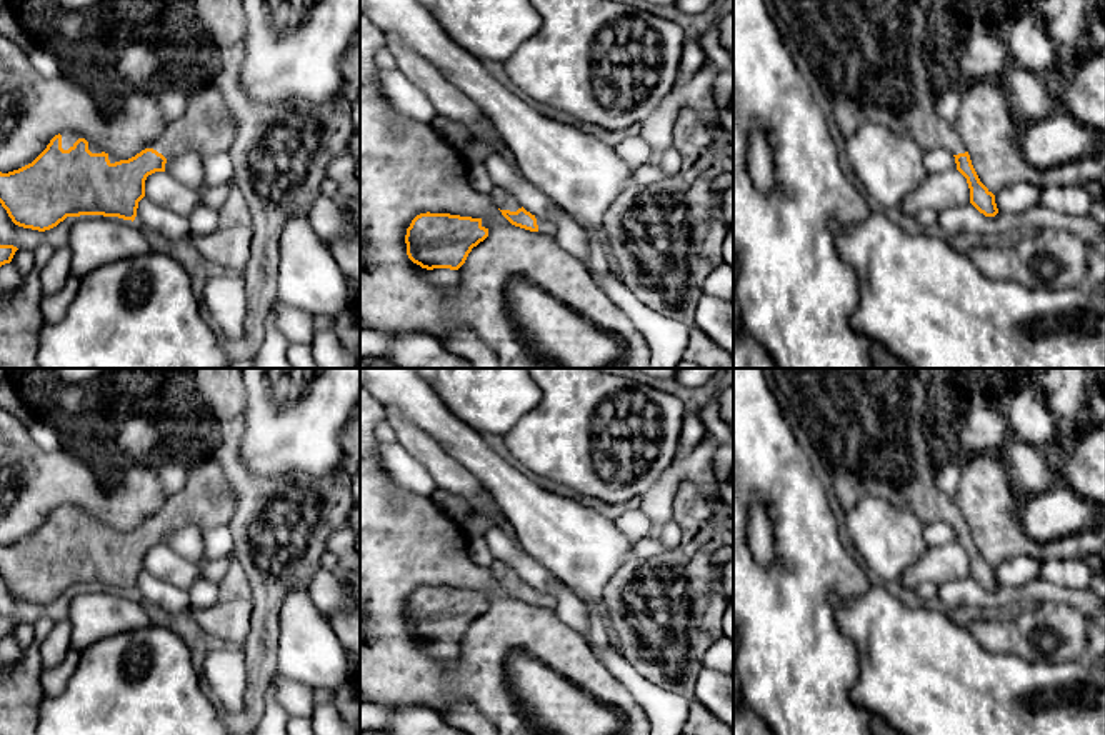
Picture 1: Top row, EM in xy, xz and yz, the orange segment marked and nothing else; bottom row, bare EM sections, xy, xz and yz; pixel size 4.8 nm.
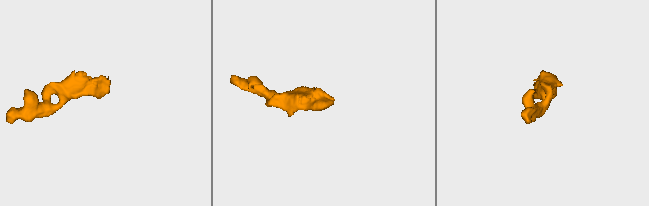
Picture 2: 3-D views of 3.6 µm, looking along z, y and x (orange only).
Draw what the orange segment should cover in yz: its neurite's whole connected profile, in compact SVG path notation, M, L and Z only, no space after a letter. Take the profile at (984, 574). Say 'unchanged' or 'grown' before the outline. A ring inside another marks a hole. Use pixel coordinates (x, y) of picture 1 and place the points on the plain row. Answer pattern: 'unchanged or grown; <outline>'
grown; M770 368L780 392L790 402L800 427L808 433L815 452L832 475L840 505L853 508L863 497L882 497L917 513L925 523L943 522L955 530L957 543L967 552L970 577L985 590L998 587L995 568L980 555L967 520L955 498L935 485L937 467L932 462L925 435L925 415L930 368Z

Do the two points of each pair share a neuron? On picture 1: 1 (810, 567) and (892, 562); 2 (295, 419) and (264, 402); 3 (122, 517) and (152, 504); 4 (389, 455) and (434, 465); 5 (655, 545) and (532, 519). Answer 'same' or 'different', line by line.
1: different
2: same
3: same
4: different
5: different

